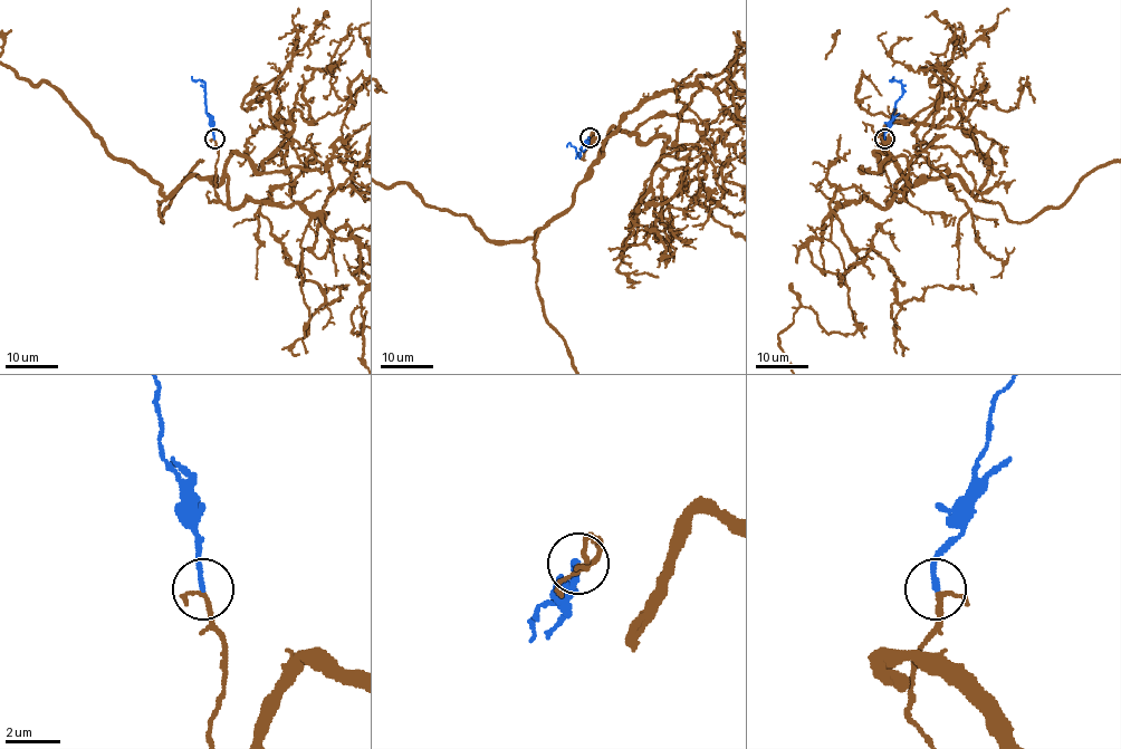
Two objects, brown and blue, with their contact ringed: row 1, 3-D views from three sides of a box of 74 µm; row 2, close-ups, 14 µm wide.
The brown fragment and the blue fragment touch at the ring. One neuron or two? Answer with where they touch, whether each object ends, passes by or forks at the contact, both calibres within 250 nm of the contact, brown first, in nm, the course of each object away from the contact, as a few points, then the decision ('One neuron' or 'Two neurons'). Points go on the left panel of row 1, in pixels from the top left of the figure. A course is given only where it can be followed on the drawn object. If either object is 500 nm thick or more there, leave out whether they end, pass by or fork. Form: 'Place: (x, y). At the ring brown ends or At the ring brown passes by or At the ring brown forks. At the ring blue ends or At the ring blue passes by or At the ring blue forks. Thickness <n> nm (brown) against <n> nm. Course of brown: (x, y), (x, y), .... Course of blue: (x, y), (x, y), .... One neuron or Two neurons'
Place: (214, 138). At the ring brown passes by. At the ring blue ends. Thickness 150 nm (brown) against 170 nm. Course of brown: (213, 140), (224, 203), (227, 178), (190, 176), (162, 221), (200, 162), (256, 150), (310, 155), (348, 193). Course of blue: (213, 138), (202, 80), (192, 77). One neuron

